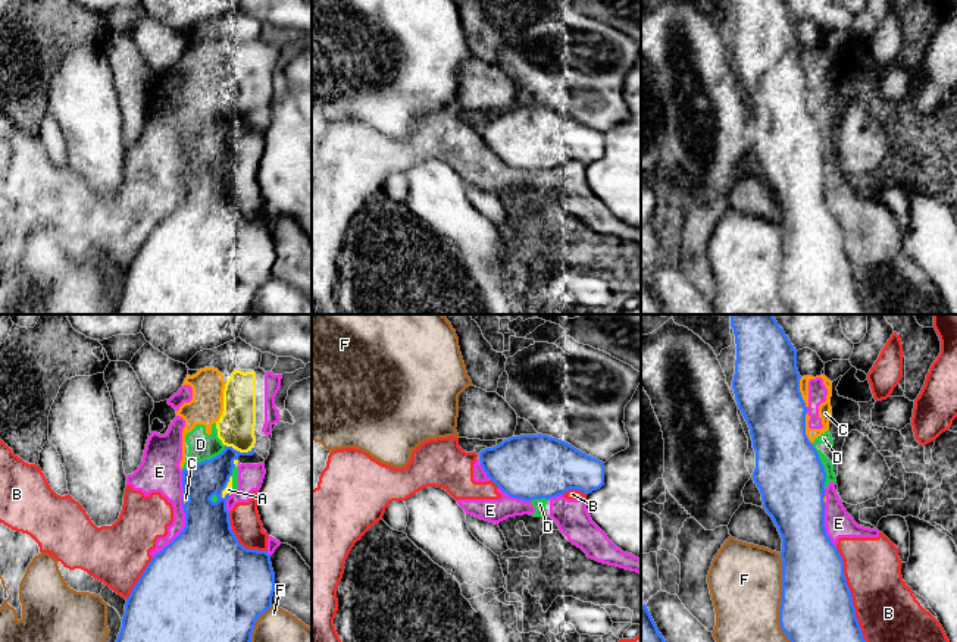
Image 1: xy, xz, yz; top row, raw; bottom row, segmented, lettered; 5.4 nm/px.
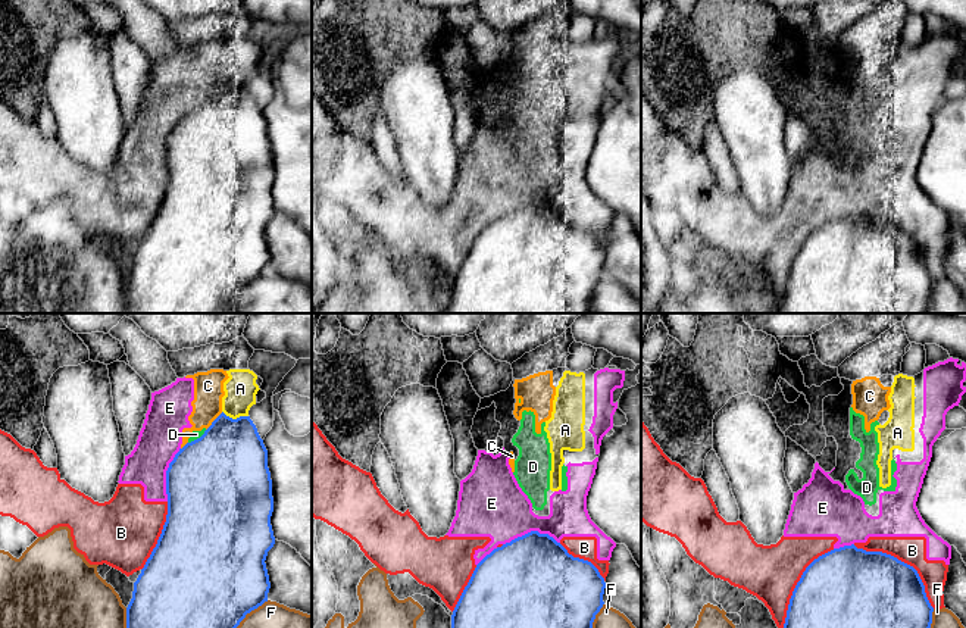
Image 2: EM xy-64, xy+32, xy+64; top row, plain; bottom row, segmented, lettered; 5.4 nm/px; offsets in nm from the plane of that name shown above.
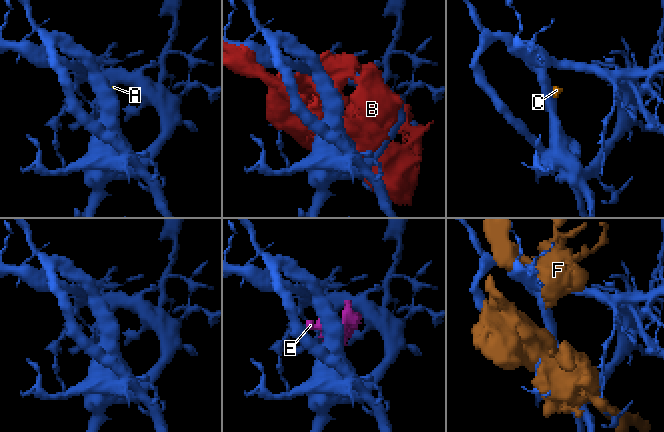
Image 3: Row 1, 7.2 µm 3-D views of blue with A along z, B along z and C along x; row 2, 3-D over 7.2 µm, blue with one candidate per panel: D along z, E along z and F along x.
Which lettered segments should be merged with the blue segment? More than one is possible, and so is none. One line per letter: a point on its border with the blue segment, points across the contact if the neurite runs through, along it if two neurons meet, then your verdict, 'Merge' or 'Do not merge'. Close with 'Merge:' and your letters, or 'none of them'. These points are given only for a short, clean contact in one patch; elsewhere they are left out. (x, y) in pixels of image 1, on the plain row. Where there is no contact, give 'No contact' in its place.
A: Touches blue at xy (238, 122). Do not merge
B: Touches blue at yz (850, 266). Do not merge
C: Touches blue at yz (804, 100). Do not merge
D: Touches blue at xy (205, 131). Do not merge
E: Touches blue at xy (185, 185). Do not merge
F: Touches blue at yz (782, 269). Do not merge
Merge: none of them

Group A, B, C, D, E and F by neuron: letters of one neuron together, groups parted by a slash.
A B C D E / F

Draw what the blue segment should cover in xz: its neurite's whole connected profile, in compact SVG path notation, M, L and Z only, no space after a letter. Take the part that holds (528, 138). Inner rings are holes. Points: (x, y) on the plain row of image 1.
M520 106L479 123L490 148L512 169L550 170L569 160L591 165L604 156L604 134L548 106Z

